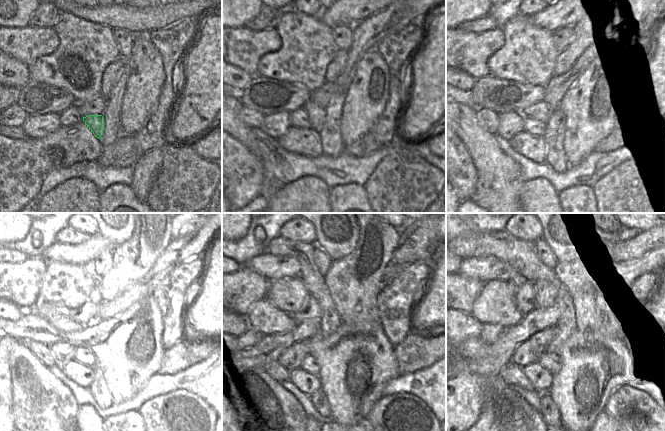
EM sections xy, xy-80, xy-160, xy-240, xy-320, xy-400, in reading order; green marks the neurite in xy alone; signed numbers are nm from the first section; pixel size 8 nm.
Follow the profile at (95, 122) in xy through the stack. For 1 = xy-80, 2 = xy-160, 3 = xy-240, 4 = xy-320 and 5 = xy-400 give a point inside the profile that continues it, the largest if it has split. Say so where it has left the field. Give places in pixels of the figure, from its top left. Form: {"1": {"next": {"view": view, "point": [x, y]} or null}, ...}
{"1": {"next": {"view": "xy-80", "point": [316, 115]}}, "2": {"next": {"view": "xy-160", "point": [540, 111]}}, "3": {"next": {"view": "xy-240", "point": [63, 323]}}, "4": {"next": {"view": "xy-320", "point": [264, 317]}}, "5": {"next": {"view": "xy-400", "point": [495, 305]}}}

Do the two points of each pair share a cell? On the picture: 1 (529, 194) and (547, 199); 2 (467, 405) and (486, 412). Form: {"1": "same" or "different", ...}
{"1": "same", "2": "different"}

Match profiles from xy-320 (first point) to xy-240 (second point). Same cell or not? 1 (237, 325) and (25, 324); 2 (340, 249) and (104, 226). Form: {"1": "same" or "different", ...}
{"1": "different", "2": "same"}

